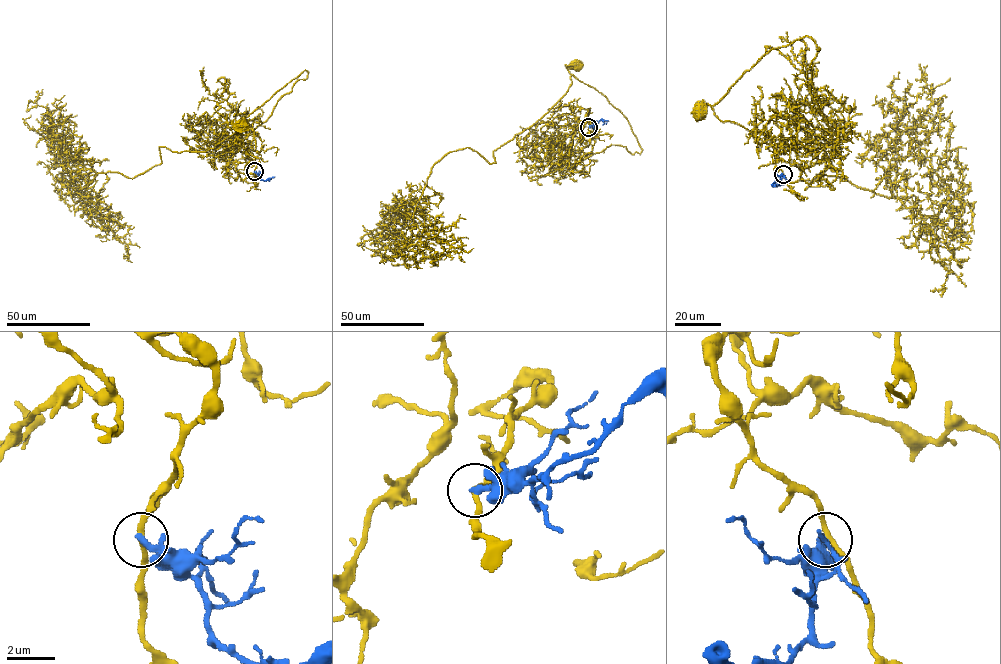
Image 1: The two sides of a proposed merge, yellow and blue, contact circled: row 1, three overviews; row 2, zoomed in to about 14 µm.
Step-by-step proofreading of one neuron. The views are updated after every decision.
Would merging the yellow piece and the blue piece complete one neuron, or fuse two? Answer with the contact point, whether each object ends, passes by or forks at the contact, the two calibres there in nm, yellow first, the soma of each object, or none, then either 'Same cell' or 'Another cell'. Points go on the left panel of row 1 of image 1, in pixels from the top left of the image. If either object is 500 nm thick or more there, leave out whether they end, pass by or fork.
Place: (254, 171). At the ring yellow passes by. At the ring blue passes by. Thickness 200 nm (yellow) against 200 nm. Soma of yellow: (243, 127). Soma of blue: none. Another cell

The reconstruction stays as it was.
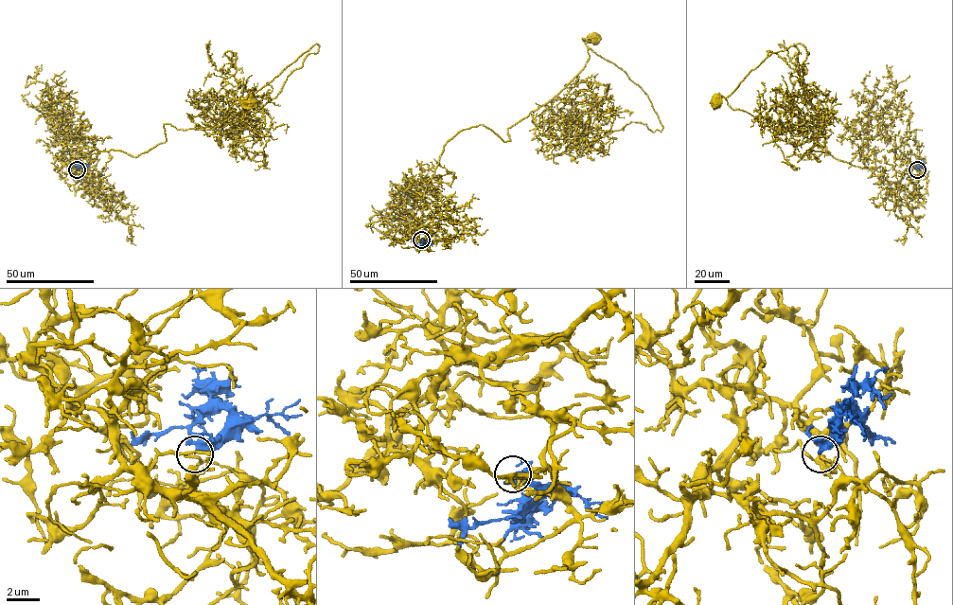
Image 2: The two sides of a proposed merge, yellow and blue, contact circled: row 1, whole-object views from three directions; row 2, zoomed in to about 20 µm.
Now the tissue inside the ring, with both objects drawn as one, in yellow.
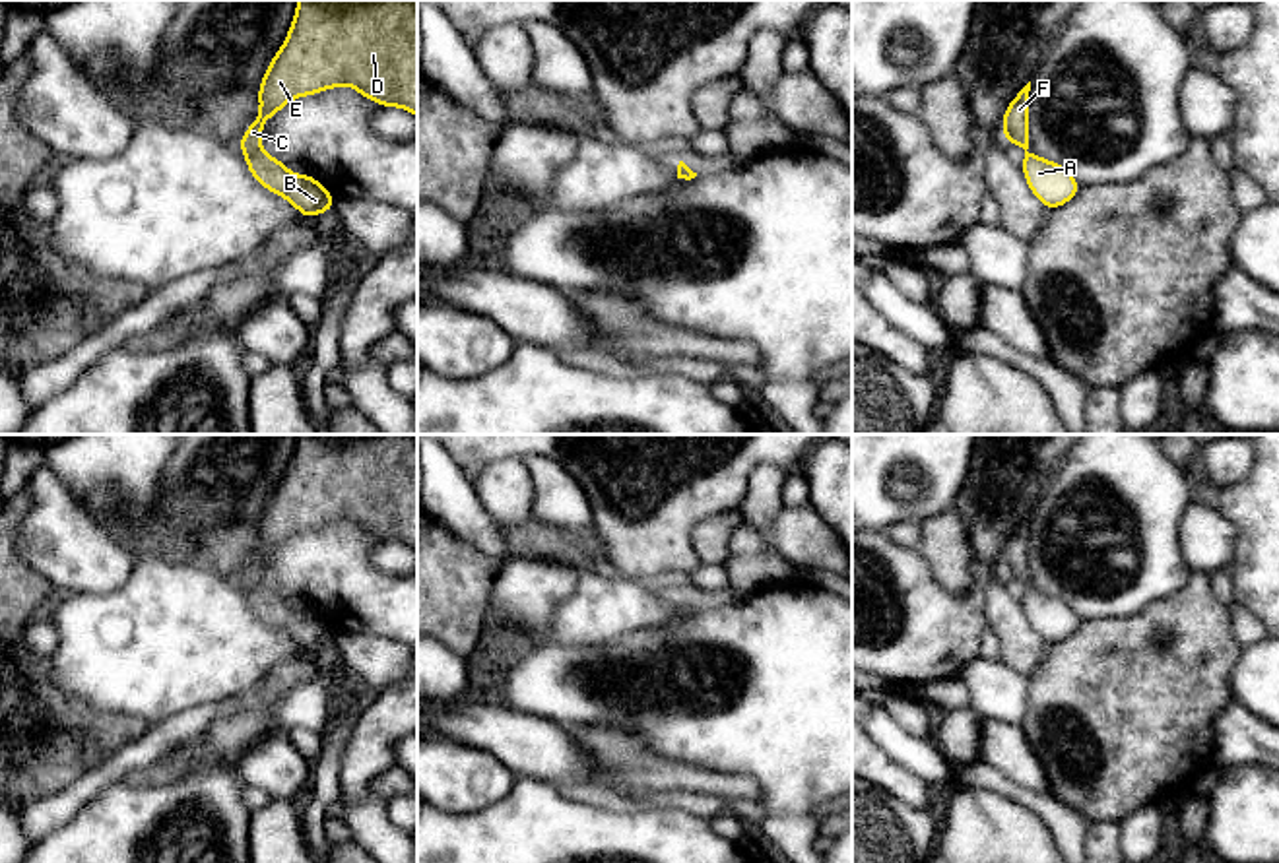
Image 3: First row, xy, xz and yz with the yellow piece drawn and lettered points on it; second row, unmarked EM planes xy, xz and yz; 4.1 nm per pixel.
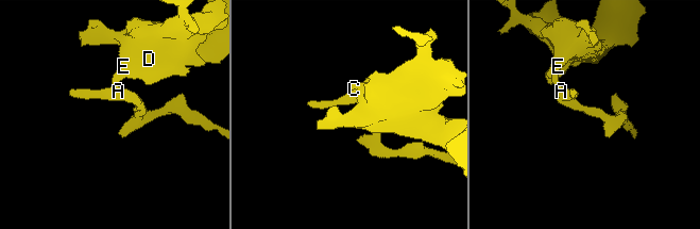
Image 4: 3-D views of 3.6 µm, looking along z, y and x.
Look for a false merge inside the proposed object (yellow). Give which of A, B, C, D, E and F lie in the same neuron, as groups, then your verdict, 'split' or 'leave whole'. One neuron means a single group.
A B / C D E F | split

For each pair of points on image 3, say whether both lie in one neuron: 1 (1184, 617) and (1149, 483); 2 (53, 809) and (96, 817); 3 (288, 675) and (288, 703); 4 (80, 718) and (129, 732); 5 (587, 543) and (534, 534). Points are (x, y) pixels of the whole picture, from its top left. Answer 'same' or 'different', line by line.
1: different
2: different
3: different
4: same
5: same

